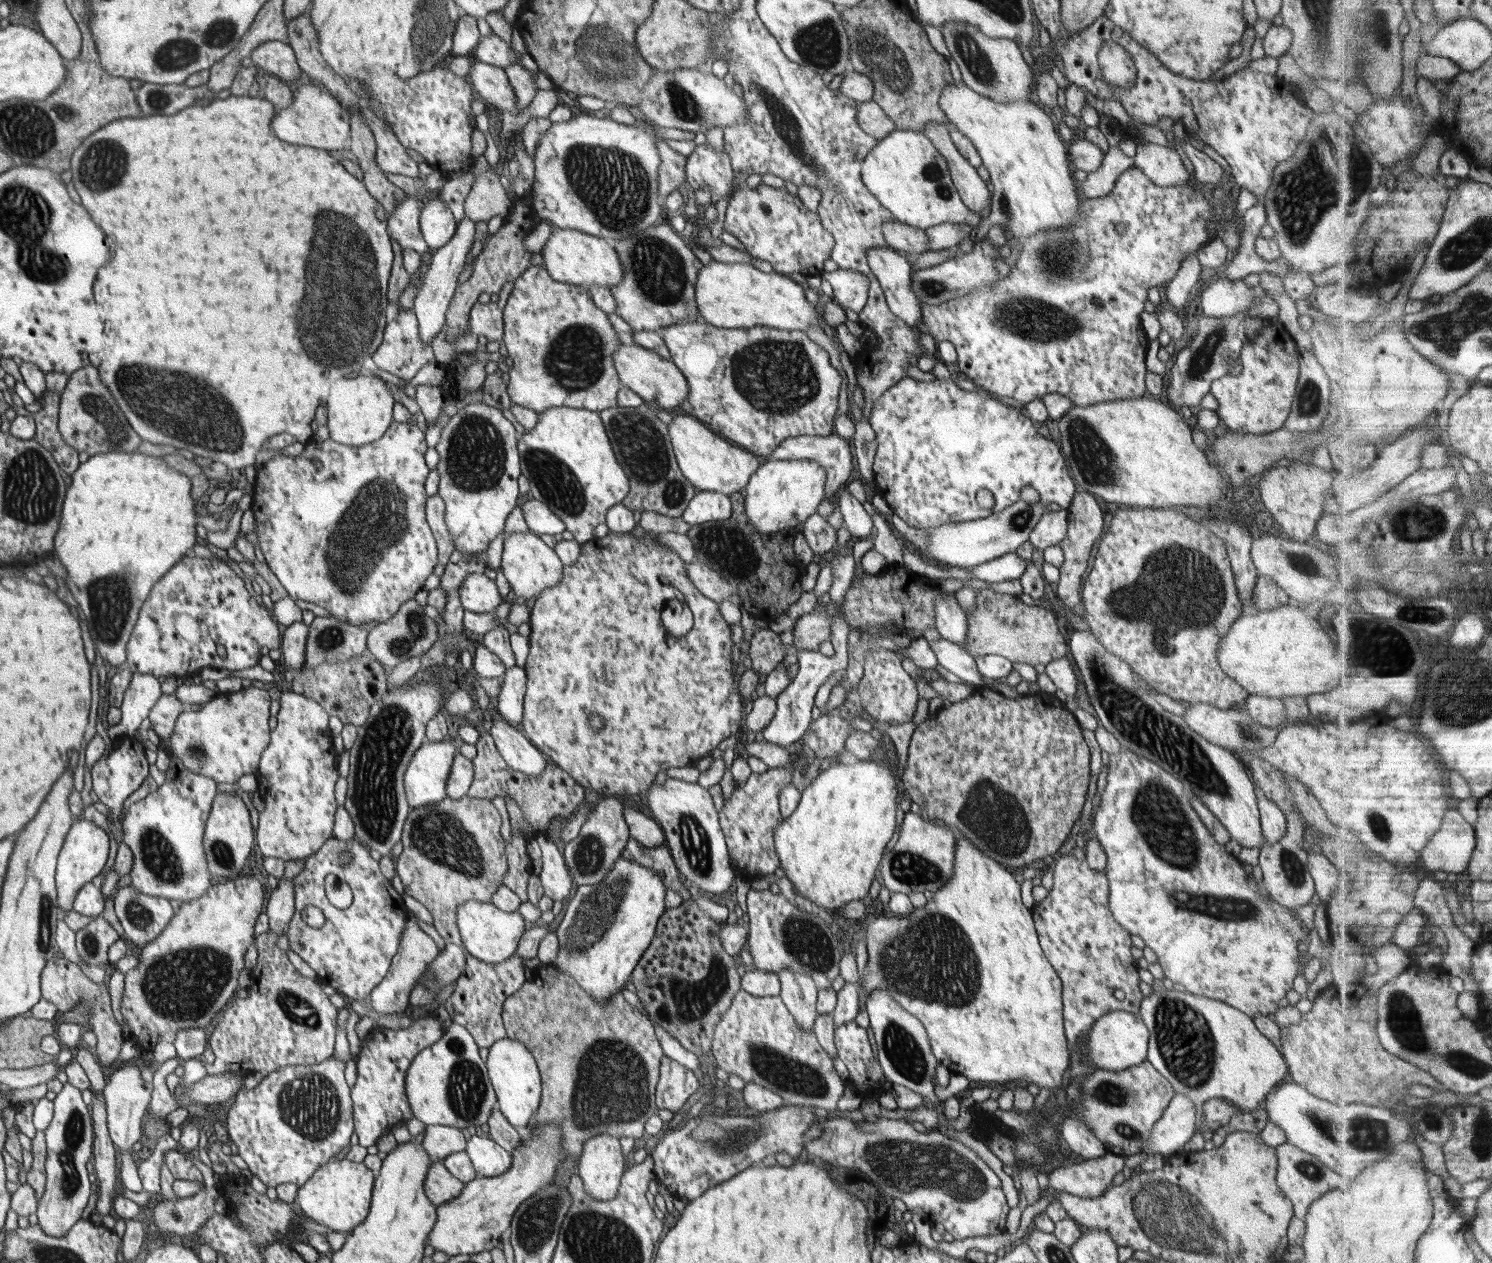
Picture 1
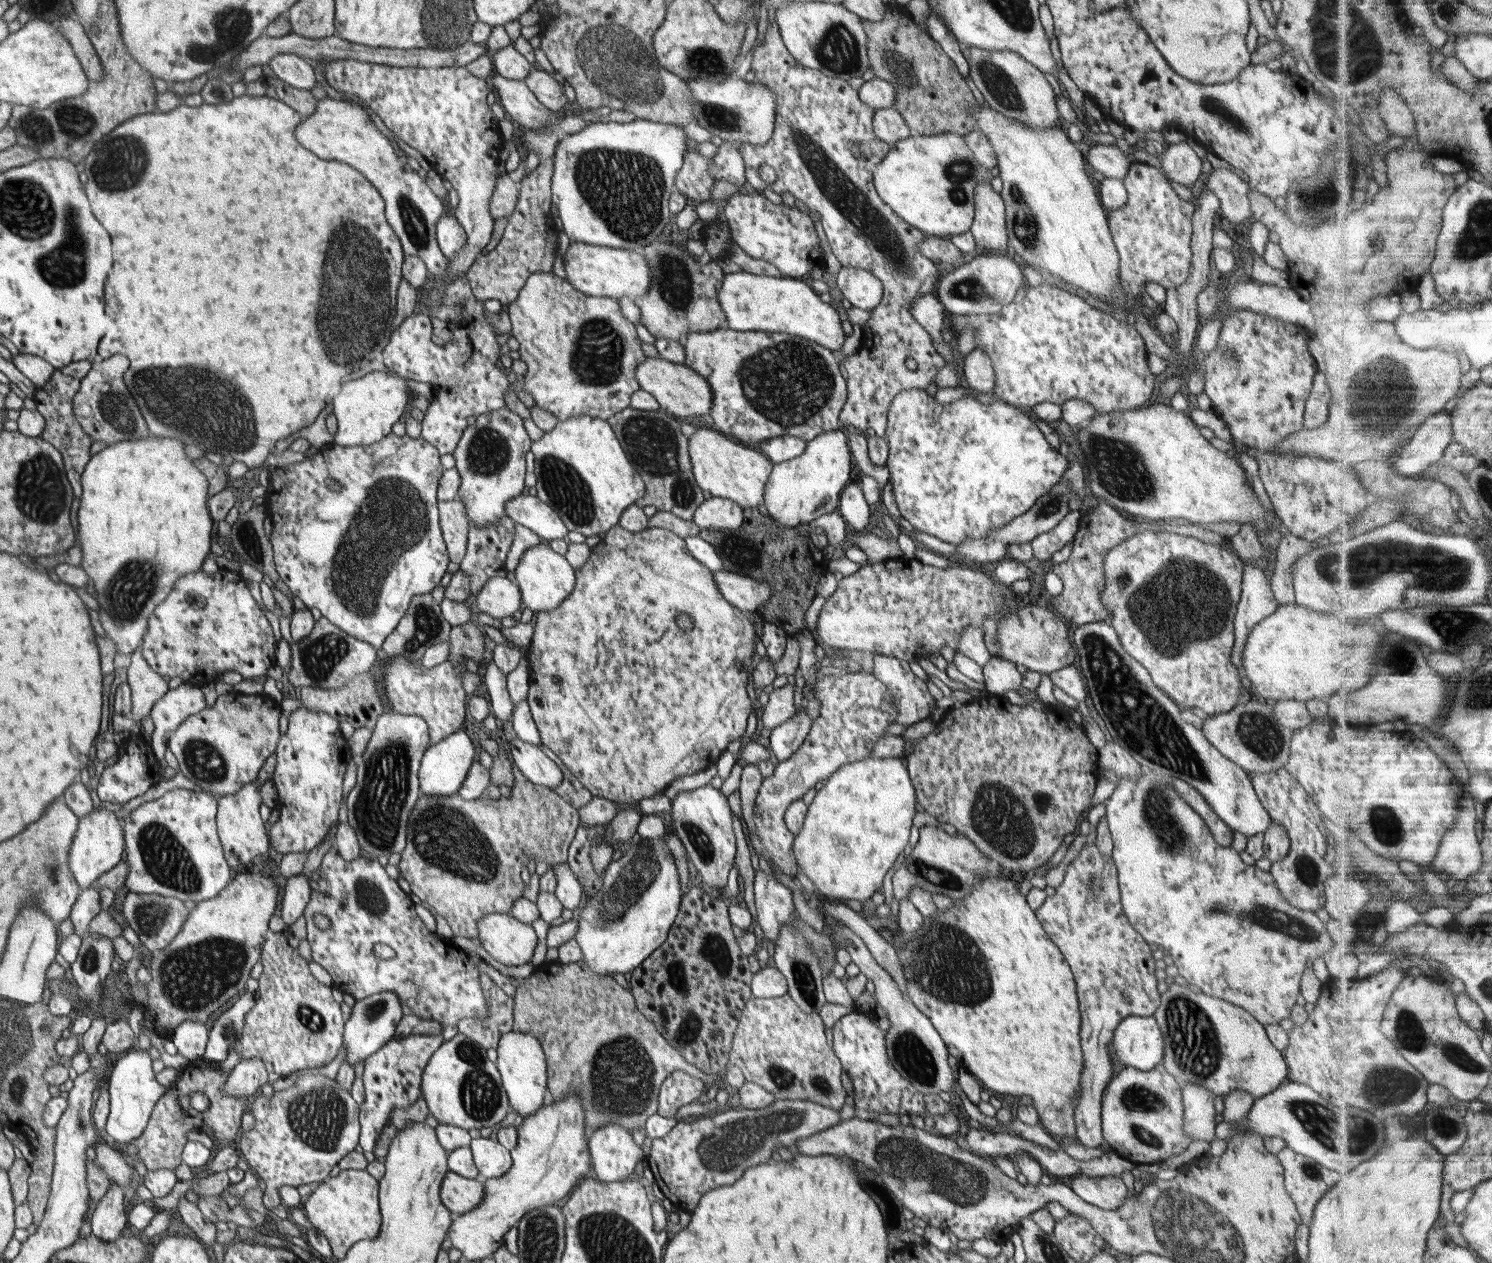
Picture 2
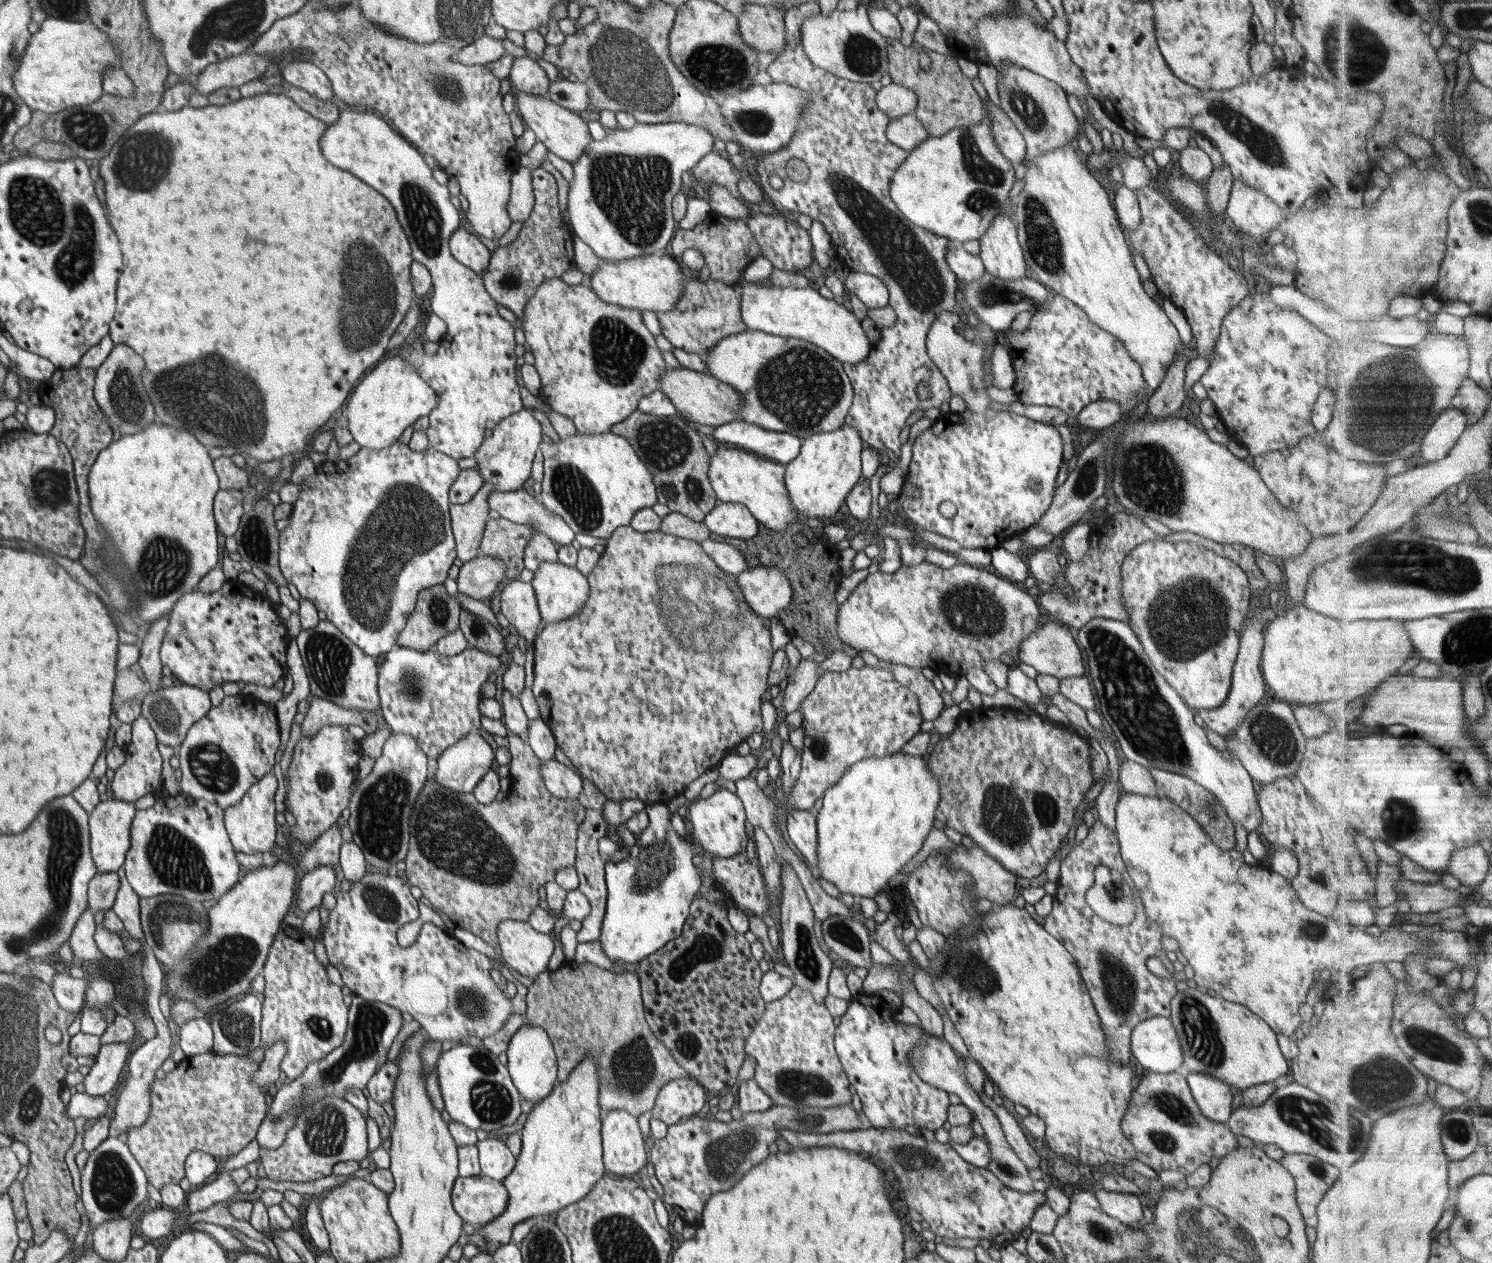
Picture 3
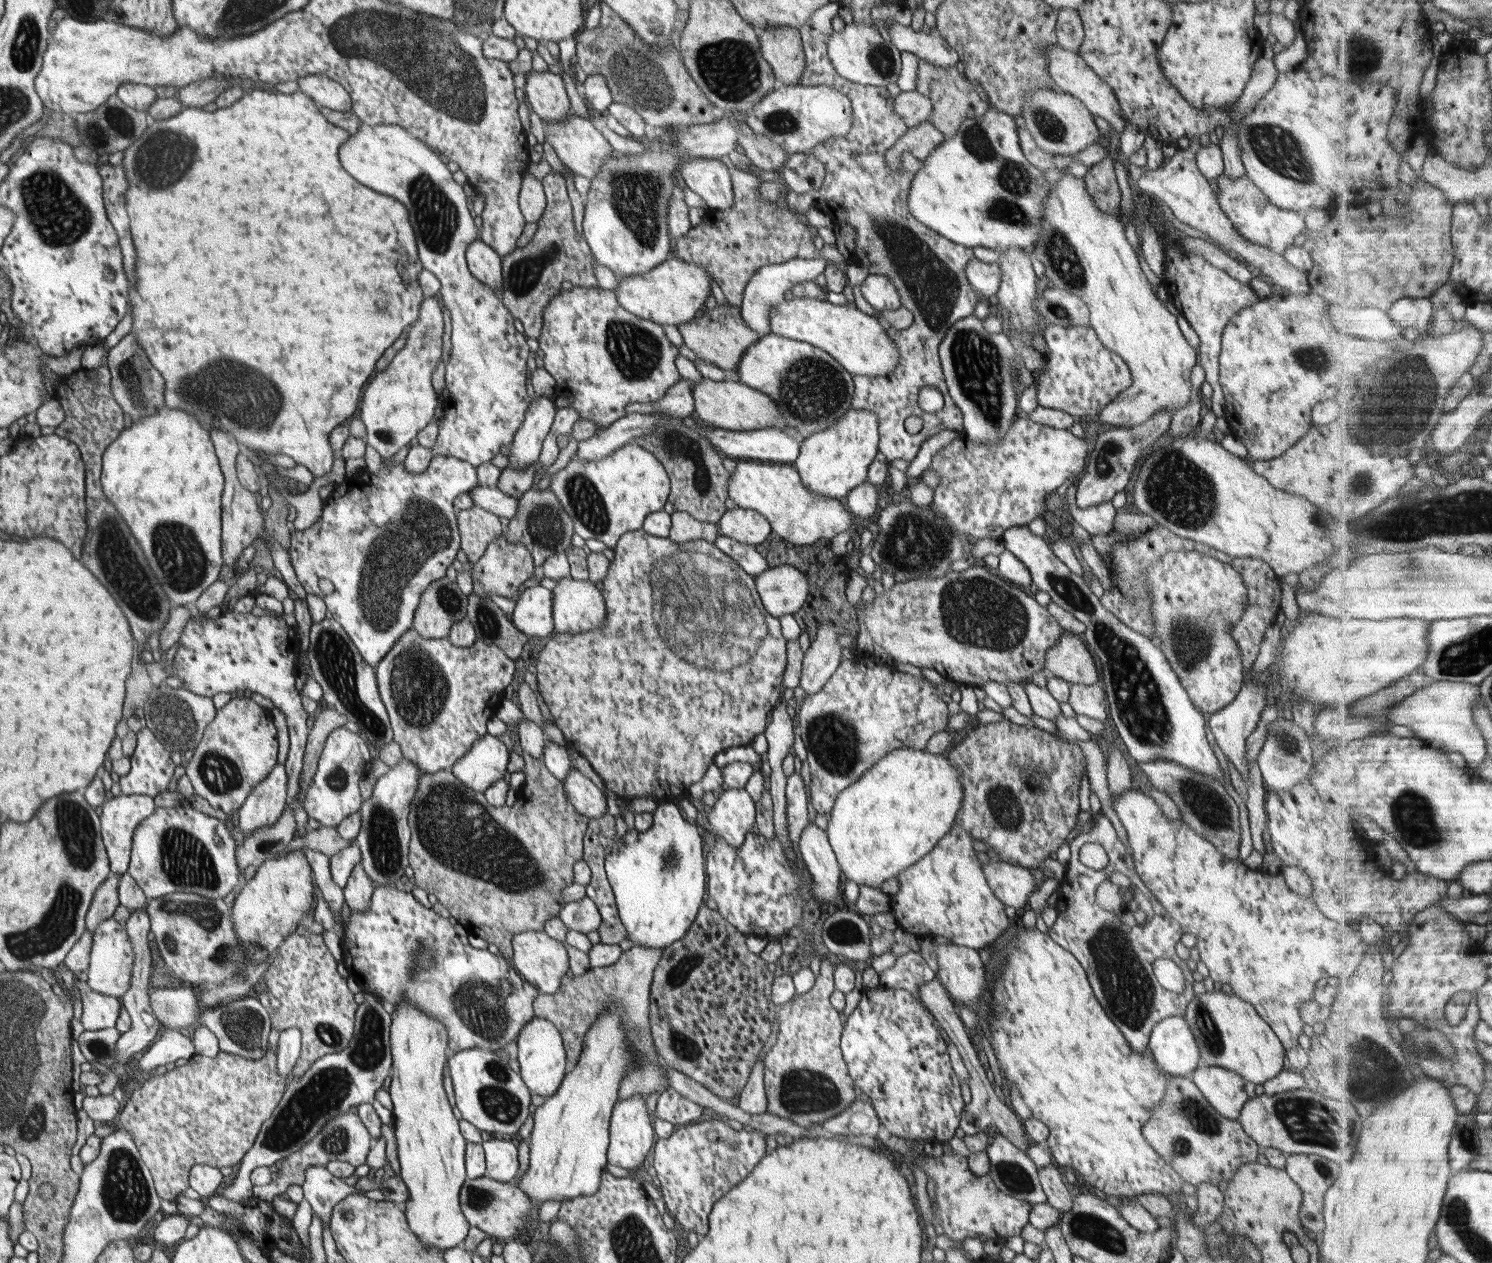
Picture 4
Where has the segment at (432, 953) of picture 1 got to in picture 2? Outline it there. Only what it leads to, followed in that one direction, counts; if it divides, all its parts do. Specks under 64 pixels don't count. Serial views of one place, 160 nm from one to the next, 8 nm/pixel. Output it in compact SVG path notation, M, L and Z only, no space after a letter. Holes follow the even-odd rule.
M380 992L366 999L355 999L352 1014L346 1022L346 1030L344 1030L346 1061L354 1068L357 1064L365 1064L368 1057L374 1055L376 1051L393 1039L394 1030L396 1030L398 1022L402 1020L402 1016L404 1016L402 1005L395 992Z

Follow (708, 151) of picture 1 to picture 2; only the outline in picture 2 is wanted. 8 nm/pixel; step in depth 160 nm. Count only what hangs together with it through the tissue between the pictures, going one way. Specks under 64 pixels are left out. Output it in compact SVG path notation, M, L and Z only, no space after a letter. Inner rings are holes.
M724 140L718 148L716 157L712 158L713 164L709 166L713 177L716 180L728 180L729 183L742 187L747 180L741 152L733 141L728 140Z

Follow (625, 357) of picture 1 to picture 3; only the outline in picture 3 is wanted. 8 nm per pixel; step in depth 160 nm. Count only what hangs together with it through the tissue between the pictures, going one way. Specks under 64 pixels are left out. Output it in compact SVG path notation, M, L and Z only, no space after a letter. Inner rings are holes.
M684 366L675 370L666 368L666 373L662 373L660 377L658 389L667 394L678 414L688 422L702 424L702 430L706 426L706 431L738 421L739 412L743 407L743 396L732 385L720 382L708 373L694 371Z

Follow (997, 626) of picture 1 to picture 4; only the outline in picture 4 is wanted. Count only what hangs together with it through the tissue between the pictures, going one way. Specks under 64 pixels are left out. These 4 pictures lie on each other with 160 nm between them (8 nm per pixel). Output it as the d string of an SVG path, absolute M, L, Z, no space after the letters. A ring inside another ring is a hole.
M1063 634L1046 653L1046 671L1071 684L1090 686L1098 682L1098 670L1081 637Z

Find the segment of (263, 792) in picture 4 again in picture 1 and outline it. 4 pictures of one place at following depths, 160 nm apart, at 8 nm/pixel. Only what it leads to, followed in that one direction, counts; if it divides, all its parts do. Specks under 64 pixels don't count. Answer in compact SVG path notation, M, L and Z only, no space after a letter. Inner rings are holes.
M224 792L215 797L214 808L208 817L207 830L204 830L204 854L212 874L221 880L232 878L232 874L238 874L244 868L244 862L248 860L252 848L254 848L254 828L248 814L248 808L244 800L240 798L241 792Z

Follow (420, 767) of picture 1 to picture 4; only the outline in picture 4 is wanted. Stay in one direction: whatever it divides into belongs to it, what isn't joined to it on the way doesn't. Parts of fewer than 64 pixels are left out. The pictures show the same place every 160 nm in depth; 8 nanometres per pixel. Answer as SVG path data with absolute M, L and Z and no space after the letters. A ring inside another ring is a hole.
M489 732L476 740L468 754L450 768L450 771L468 788L484 792L492 783L508 778L506 766L510 755L511 751L504 742Z

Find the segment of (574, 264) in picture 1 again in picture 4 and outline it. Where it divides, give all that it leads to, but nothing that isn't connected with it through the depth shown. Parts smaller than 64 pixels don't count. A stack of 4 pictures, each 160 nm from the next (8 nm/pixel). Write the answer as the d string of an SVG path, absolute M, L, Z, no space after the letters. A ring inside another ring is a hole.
M668 258L650 272L625 276L619 279L618 287L612 291L618 304L631 314L658 325L680 327L696 319L696 312L702 311L710 296L712 276L701 265Z

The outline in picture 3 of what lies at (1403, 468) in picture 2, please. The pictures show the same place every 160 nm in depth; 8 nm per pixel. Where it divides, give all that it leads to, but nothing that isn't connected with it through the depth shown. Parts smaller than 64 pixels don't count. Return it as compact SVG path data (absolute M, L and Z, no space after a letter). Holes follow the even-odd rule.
M1449 408L1424 440L1420 455L1428 462L1444 460L1470 429L1471 418L1464 409Z

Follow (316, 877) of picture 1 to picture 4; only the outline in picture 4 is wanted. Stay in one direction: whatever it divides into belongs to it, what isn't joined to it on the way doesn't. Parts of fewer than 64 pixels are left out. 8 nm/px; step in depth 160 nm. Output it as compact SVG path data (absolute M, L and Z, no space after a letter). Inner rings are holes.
M374 884L371 904L364 913L348 910L345 912L344 934L340 937L343 948L343 963L350 976L361 986L364 993L373 994L392 1004L408 999L427 1015L442 1021L449 1030L452 1052L461 1052L470 1048L488 1051L514 1049L520 1030L534 1017L533 1004L539 990L528 981L524 981L518 970L501 954L496 955L488 949L476 949L463 944L458 938L450 920L424 908L410 892L402 891L400 884ZM420 951L432 951L435 964L427 968L415 966L415 956ZM500 980L508 980L512 990L509 994L500 987Z

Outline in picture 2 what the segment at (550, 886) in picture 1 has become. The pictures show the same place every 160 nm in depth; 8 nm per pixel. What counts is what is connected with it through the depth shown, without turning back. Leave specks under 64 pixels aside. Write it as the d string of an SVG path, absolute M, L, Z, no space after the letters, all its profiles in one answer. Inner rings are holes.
M567 862L553 864L552 866L548 865L548 870L550 869L557 876L554 894L558 897L564 908L576 913L582 908L583 901L585 900L582 885L578 882Z

